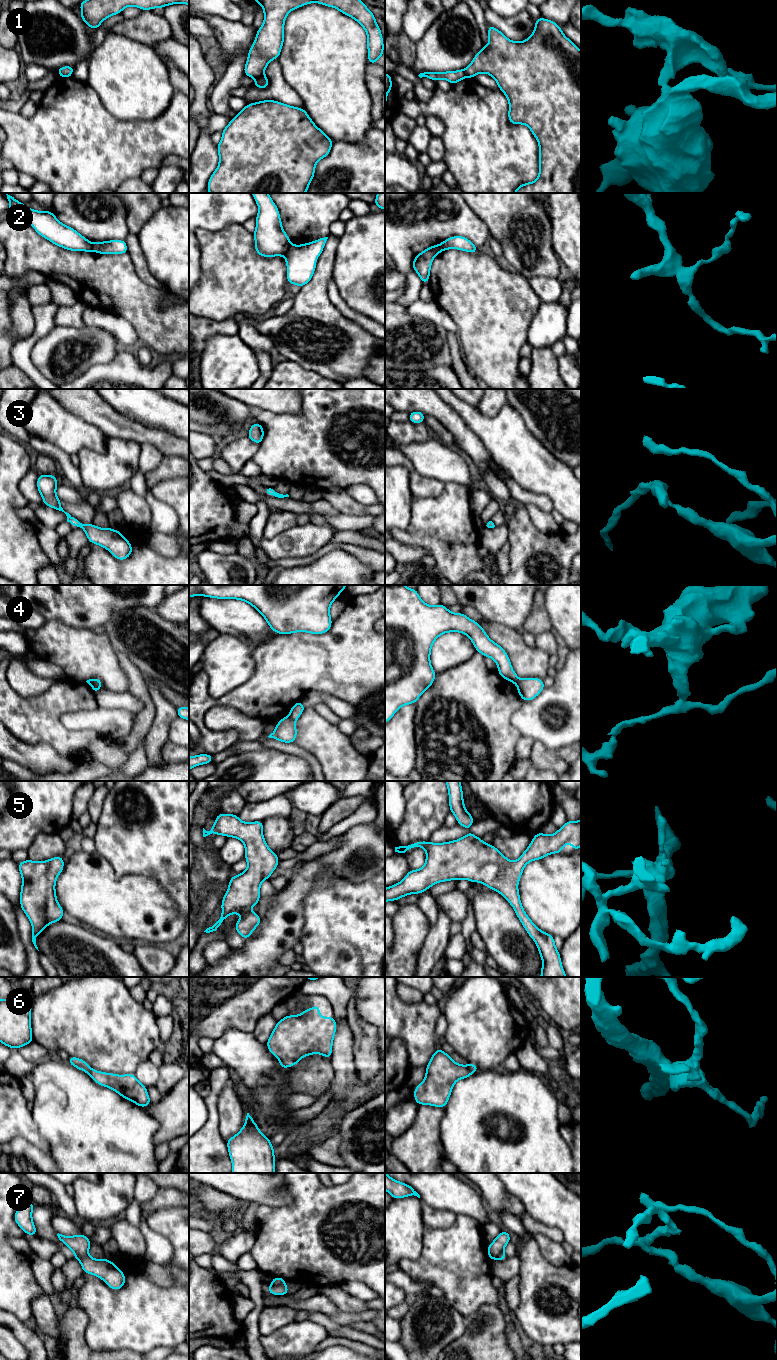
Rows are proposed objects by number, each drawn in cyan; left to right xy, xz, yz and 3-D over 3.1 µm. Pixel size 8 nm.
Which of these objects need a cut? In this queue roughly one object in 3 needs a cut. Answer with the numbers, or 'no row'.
1, 2, 4, 6, 7

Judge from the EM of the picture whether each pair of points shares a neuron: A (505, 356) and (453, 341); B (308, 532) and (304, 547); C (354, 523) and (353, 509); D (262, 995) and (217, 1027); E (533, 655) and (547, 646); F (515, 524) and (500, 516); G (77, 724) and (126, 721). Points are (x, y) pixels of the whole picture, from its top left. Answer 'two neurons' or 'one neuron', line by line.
A: two neurons
B: one neuron
C: two neurons
D: one neuron
E: two neurons
F: two neurons
G: one neuron

